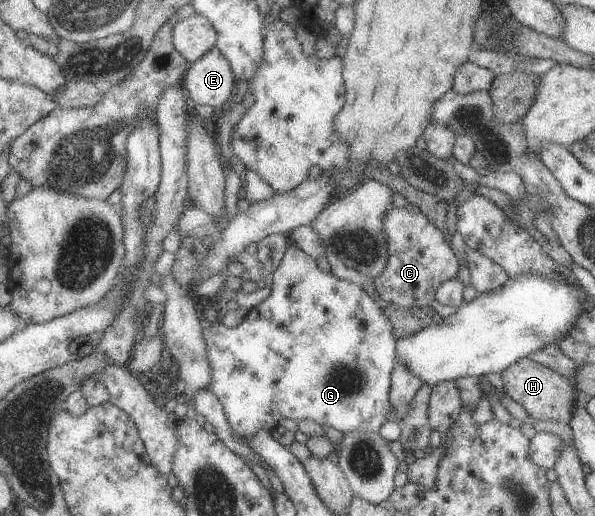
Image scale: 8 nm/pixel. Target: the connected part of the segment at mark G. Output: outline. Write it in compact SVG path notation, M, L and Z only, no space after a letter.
M294 242L290 244L286 257L274 277L273 288L274 293L270 295L270 299L249 312L245 321L239 326L227 327L218 320L206 324L205 328L206 341L208 341L208 347L210 347L210 361L212 361L212 367L214 367L214 381L212 381L212 387L209 388L222 399L228 419L232 423L232 429L236 431L236 437L251 445L252 439L258 435L258 431L266 429L266 431L272 432L278 427L278 423L286 417L295 419L297 422L311 419L317 421L320 425L330 425L340 433L352 433L352 431L360 431L360 429L379 433L380 427L388 420L388 413L392 410L389 398L391 373L397 362L397 339L394 339L393 325L386 317L386 313L374 303L374 299L361 286L348 283L348 281L332 275L332 272L324 273L320 269L318 260Z

